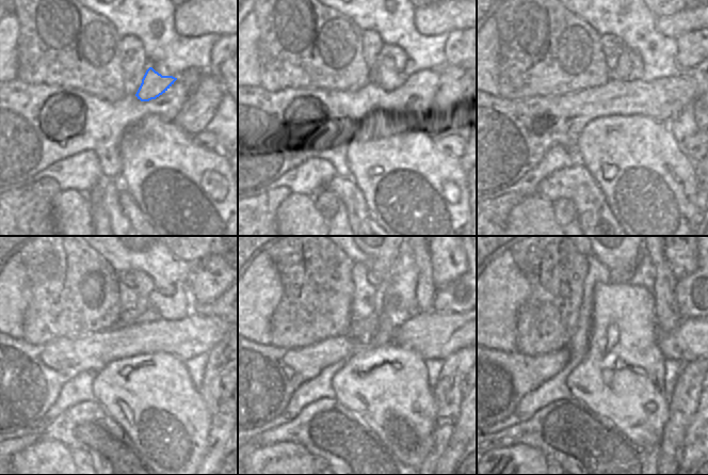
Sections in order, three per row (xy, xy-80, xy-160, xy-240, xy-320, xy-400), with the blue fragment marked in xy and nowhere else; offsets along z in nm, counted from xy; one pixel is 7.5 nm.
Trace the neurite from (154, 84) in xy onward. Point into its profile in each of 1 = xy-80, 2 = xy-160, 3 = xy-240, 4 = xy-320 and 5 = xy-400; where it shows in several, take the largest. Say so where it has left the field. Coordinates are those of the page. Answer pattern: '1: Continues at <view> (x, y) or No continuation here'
1: Continues at xy-80 (386, 75)
2: Continues at xy-160 (622, 70)
3: Continues at xy-240 (144, 284)
4: Continues at xy-320 (382, 257)
5: Continues at xy-400 (613, 257)

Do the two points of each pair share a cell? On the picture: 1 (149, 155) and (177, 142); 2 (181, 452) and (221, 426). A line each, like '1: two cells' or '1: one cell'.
1: one cell
2: two cells

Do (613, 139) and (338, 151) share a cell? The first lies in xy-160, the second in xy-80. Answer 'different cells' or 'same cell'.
different cells

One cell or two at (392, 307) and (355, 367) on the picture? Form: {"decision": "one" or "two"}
{"decision": "one"}

